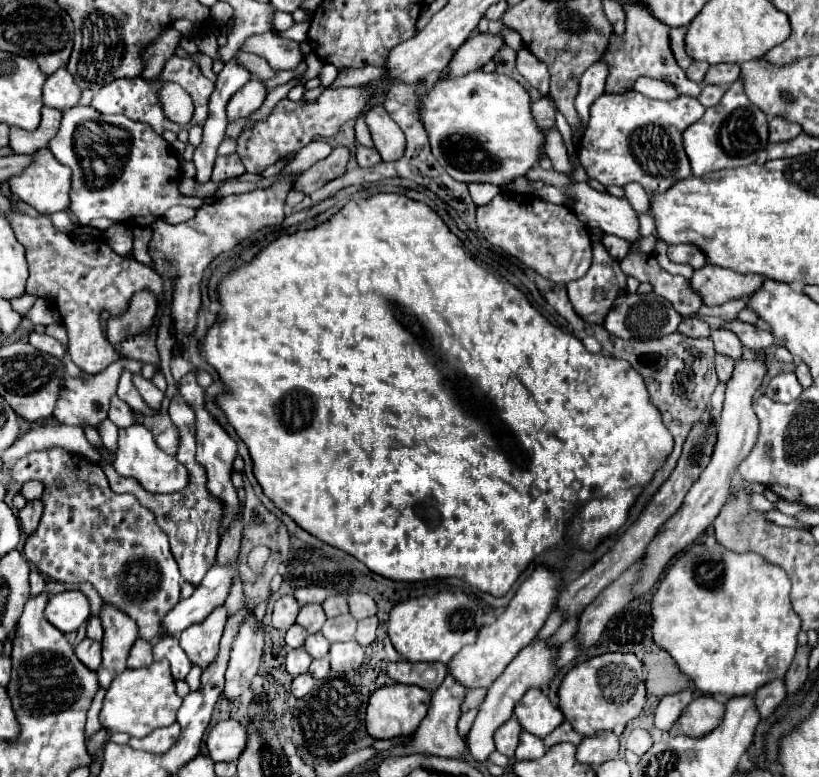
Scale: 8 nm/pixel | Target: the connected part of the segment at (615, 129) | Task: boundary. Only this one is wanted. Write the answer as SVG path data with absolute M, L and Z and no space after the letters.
M637 91L627 93L603 93L599 99L593 101L589 109L589 123L583 135L583 167L589 177L597 179L601 185L625 185L629 181L637 181L643 185L643 189L653 195L667 191L675 181L685 179L691 175L689 159L685 155L685 149L681 147L681 135L685 127L693 125L701 115L705 107L697 103L693 97L679 97L673 101L655 101L649 99Z

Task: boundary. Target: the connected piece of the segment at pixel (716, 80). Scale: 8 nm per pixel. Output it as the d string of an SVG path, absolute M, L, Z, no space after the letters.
M721 63L721 65L711 65L707 75L705 75L705 83L707 85L731 85L733 81L737 81L737 71L739 71L739 65L729 65L729 63Z

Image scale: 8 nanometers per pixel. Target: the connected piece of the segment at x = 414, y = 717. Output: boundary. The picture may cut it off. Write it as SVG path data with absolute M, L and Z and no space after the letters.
M389 685L389 687L379 687L367 705L367 733L373 739L393 739L393 737L403 737L403 735L411 735L417 725L423 721L423 717L427 715L431 703L431 693L427 689L421 689L417 685Z

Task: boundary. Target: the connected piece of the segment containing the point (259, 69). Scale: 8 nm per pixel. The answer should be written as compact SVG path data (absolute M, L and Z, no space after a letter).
M239 49L233 59L237 59L245 69L249 69L251 73L255 73L255 77L259 77L259 79L263 79L263 81L267 81L269 77L275 75L275 73L271 71L269 63L267 63L263 57L257 57L257 55L253 55L253 53L245 53L245 51Z

